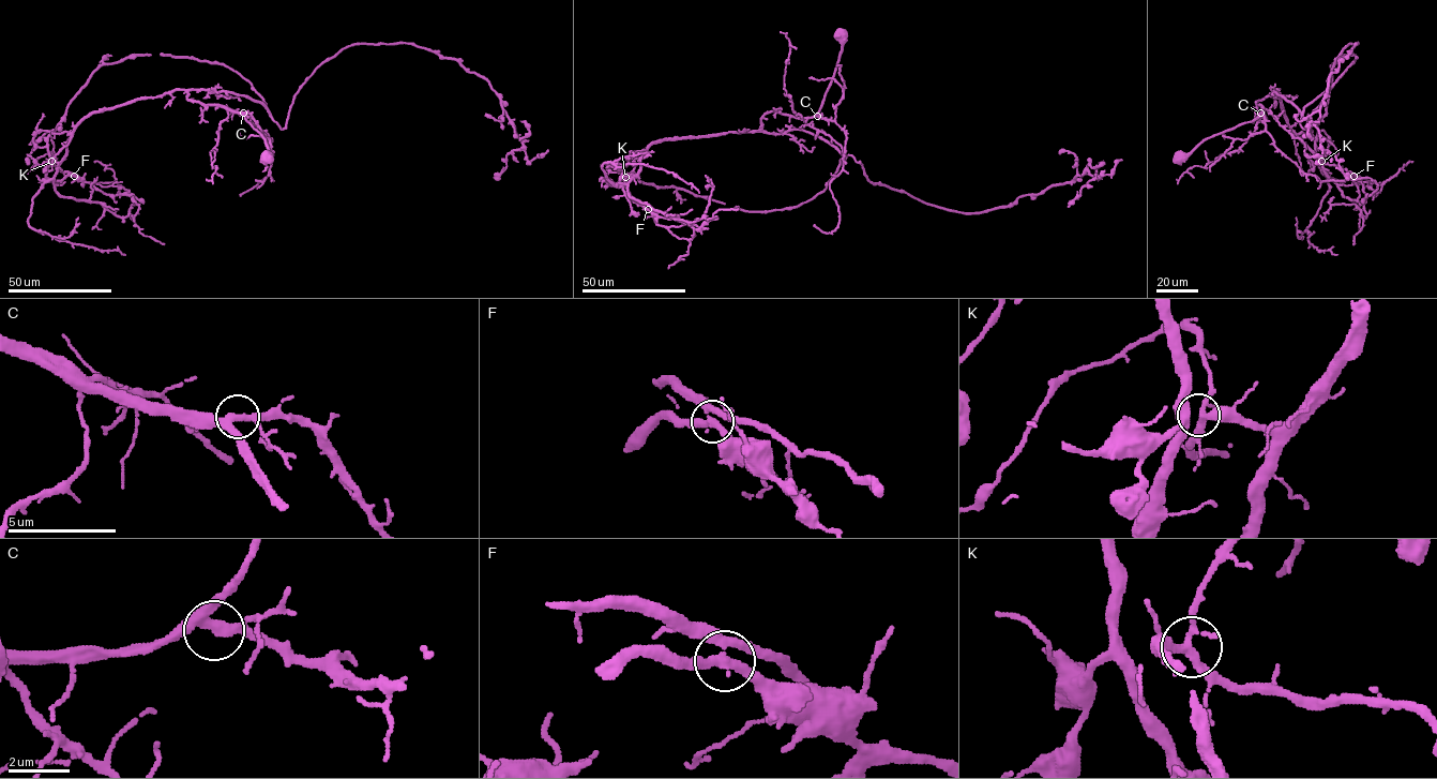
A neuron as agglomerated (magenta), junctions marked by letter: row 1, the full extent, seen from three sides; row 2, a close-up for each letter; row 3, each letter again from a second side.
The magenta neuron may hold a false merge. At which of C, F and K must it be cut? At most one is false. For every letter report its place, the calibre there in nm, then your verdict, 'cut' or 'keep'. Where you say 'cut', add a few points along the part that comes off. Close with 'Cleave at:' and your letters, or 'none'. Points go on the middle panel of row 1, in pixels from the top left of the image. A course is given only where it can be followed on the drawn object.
C: place (817, 116); calibre 320 nm; keep
F: place (648, 209); calibre 320 nm; keep
K: place (625, 177); calibre 280 nm; keep
Cleave at: none

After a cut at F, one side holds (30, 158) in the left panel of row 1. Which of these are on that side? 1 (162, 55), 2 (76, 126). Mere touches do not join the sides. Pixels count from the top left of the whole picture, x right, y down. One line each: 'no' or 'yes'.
1: no
2: no

